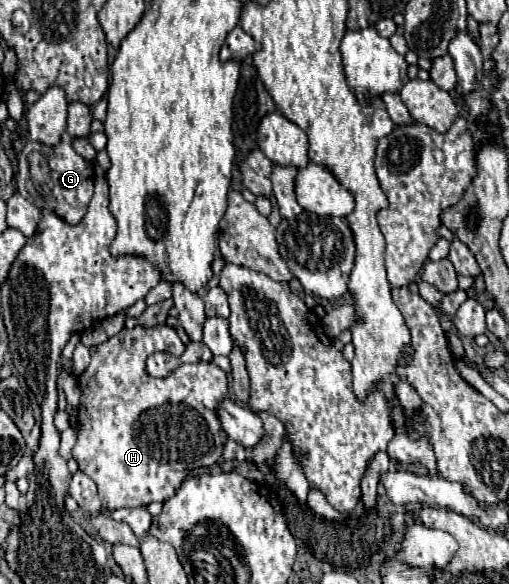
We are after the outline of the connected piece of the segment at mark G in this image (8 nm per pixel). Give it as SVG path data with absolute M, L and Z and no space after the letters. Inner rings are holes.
M64 138L56 146L44 146L40 142L28 140L28 144L18 154L18 174L16 174L18 192L24 198L28 198L32 204L36 204L40 210L54 212L70 226L76 226L88 210L88 202L94 192L94 178L92 176L94 176L92 166L80 154L76 154L70 138L68 140ZM42 192L46 192L50 196L46 202L38 200L38 196Z

